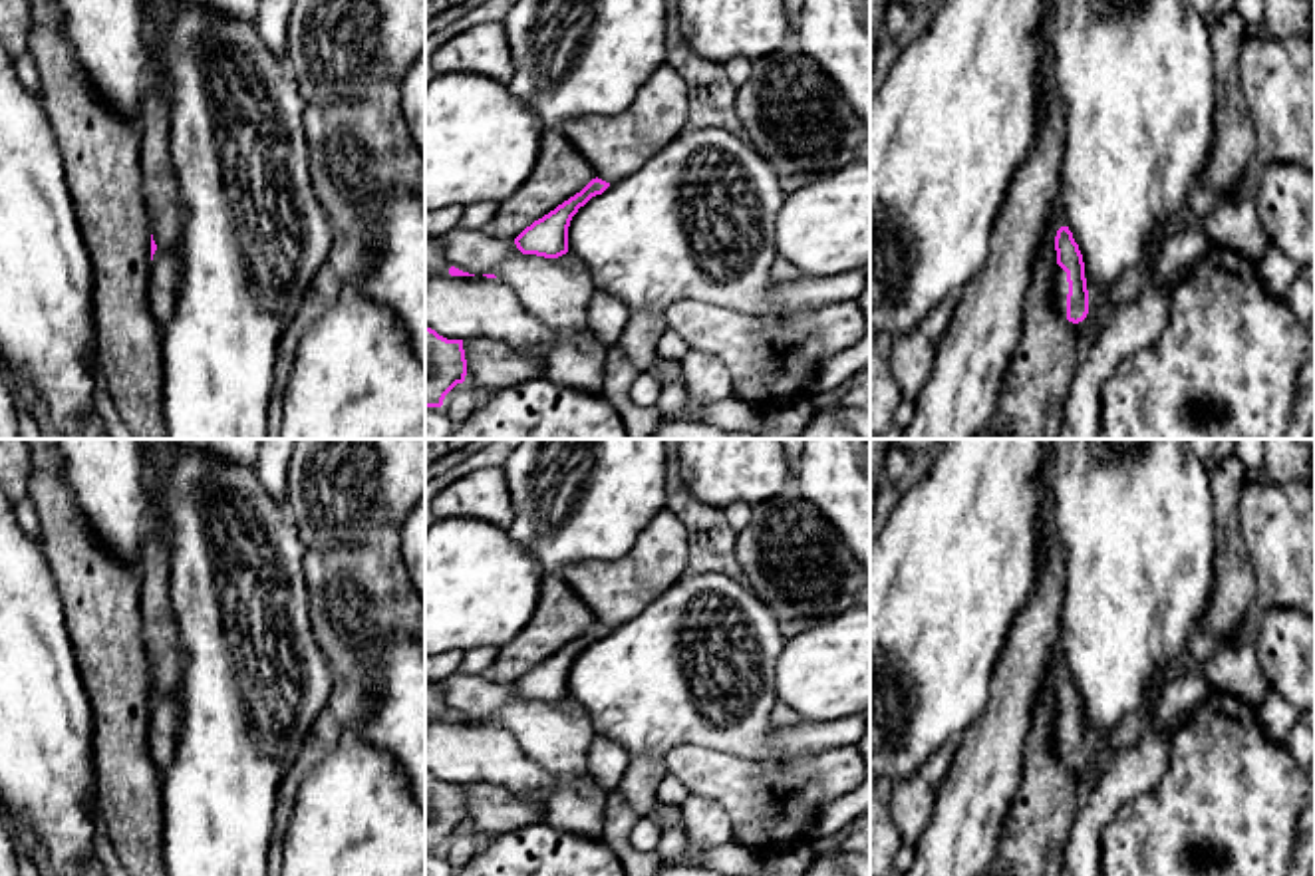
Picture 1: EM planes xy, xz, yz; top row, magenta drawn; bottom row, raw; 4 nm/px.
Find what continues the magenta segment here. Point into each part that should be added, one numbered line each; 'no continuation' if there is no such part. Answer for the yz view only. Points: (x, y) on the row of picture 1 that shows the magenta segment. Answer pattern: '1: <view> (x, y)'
1: yz (1059, 285)

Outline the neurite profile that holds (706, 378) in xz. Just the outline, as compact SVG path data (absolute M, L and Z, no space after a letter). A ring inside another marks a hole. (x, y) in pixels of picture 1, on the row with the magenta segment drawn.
M689 348L679 365L683 385L699 405L715 405L731 397L731 375L719 358Z

